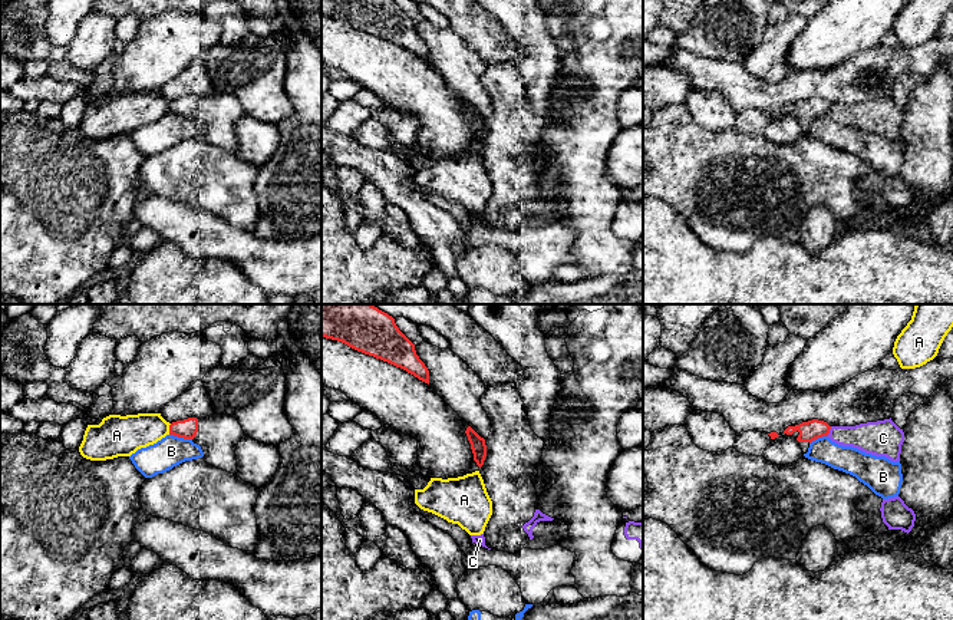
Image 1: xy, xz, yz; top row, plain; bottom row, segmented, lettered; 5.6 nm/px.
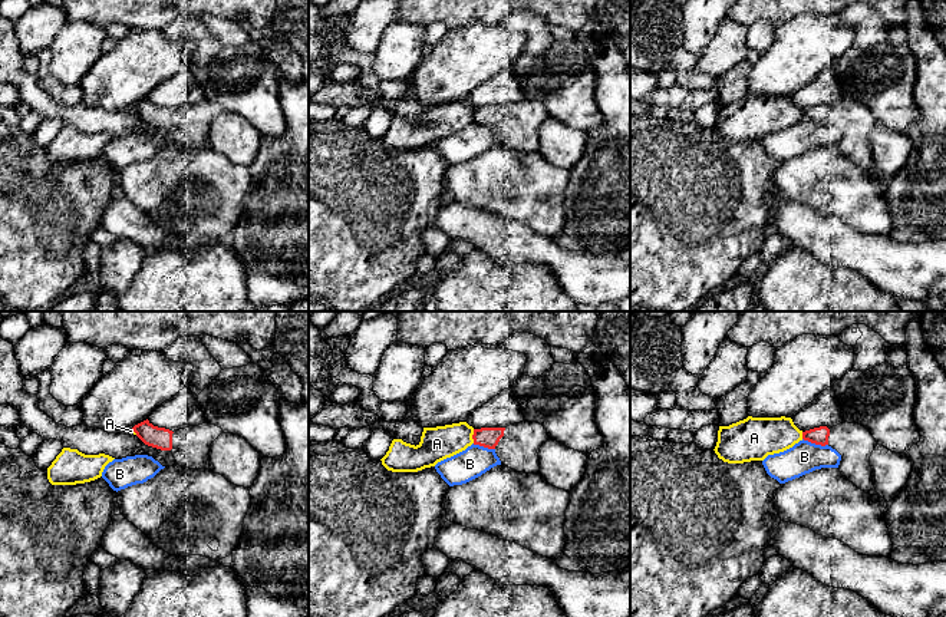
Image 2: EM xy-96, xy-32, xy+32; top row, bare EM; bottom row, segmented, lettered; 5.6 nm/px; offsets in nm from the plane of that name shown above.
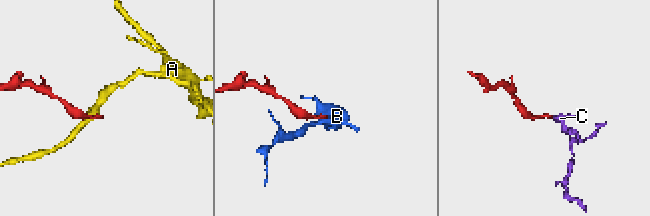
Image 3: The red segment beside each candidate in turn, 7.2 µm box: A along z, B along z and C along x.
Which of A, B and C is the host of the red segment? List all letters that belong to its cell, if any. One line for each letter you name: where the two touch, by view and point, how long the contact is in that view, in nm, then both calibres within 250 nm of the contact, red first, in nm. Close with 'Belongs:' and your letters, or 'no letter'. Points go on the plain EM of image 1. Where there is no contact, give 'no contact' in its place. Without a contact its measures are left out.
Belongs: no letter

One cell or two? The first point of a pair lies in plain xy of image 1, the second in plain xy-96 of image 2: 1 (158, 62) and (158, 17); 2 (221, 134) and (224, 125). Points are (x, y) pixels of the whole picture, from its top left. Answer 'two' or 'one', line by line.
1: two
2: two

